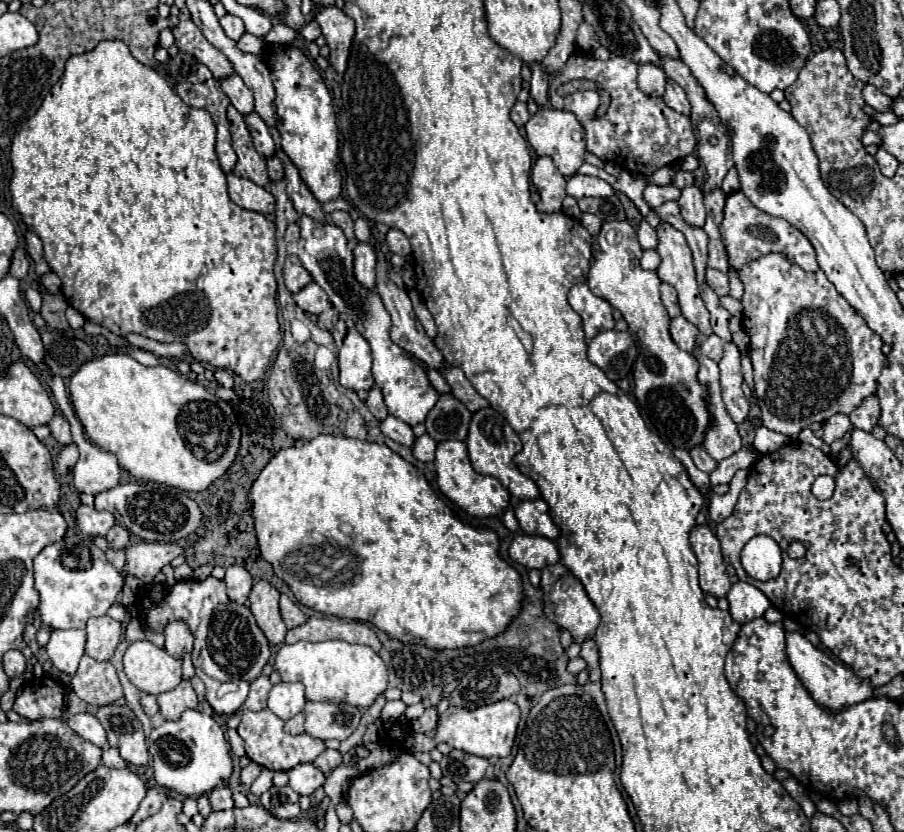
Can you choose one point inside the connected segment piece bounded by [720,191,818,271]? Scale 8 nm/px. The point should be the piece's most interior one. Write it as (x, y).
(747, 232)

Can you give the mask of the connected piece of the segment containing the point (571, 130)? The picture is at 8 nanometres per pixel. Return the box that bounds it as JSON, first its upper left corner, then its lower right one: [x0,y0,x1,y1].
[526,107,586,177]

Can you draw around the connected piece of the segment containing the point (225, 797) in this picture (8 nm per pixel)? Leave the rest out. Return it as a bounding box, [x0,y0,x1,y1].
[210,785,234,811]

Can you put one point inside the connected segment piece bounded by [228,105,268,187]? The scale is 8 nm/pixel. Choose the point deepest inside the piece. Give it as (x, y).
(250, 164)

